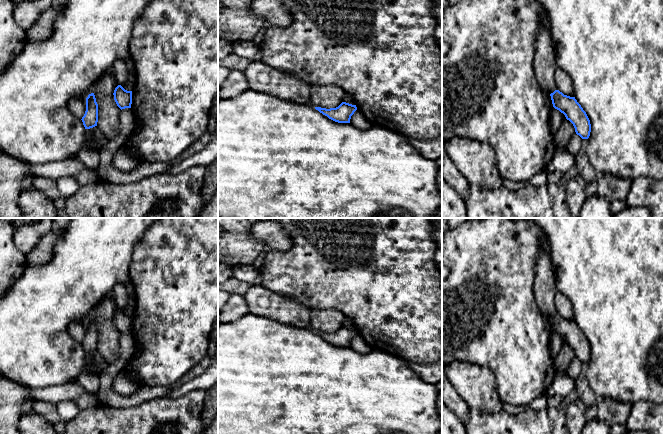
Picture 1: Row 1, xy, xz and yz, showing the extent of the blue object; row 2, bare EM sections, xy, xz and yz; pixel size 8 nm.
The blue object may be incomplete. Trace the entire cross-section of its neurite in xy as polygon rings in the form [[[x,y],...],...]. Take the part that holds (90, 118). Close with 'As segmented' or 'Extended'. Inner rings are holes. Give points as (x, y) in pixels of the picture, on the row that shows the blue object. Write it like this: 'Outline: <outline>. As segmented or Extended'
Outline: [[[94,93],[89,94],[86,98],[86,111],[81,120],[85,129],[90,129],[97,126],[98,104],[96,102]]]. As segmented

